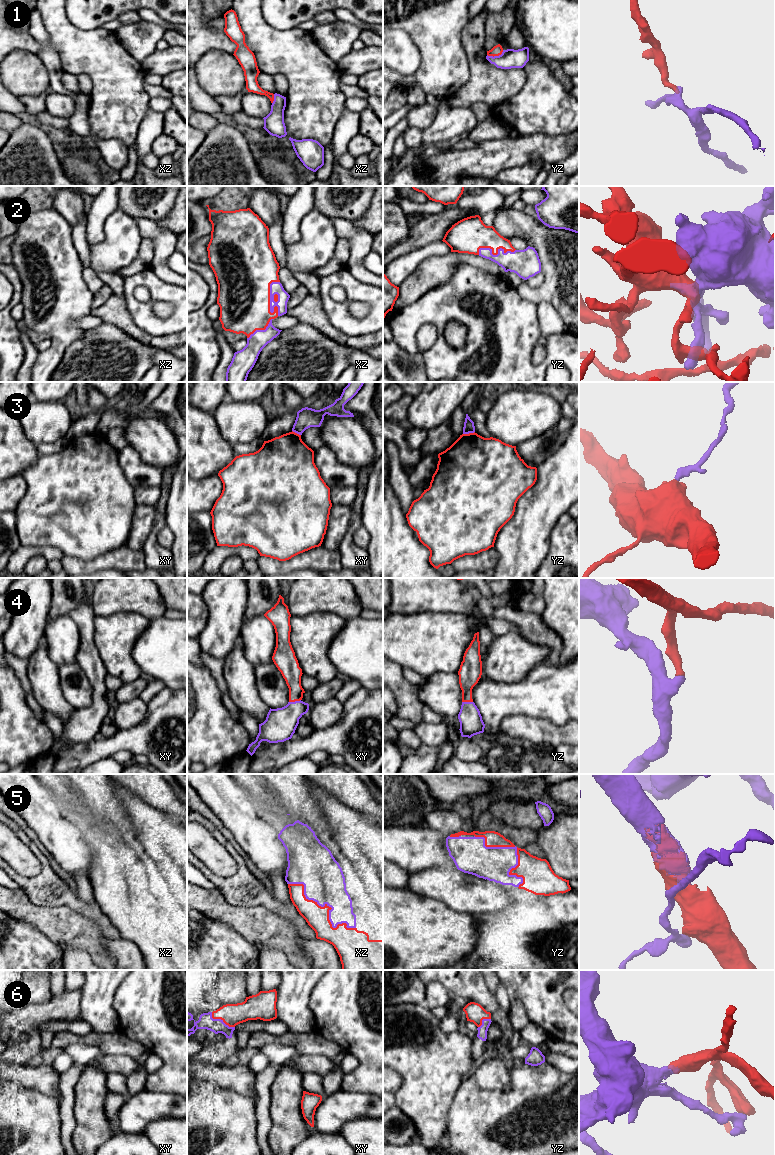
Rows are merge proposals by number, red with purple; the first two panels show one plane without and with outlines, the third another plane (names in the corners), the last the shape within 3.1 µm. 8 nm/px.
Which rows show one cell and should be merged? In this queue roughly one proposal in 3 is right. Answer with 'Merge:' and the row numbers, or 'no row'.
Merge: 2, 4, 5, 6

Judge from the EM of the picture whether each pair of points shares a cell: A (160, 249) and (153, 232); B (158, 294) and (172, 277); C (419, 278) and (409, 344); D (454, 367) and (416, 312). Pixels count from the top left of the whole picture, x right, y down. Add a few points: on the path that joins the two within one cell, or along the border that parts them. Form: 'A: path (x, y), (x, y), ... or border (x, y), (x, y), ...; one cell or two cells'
A: path (160, 245), (160, 239), (157, 236); one cell
B: border (150, 267), (163, 280), (176, 285); two cells
C: border (434, 288), (426, 291), (415, 301), (394, 313); two cells
D: path (472, 343), (472, 326), (458, 312), (440, 312); one cell

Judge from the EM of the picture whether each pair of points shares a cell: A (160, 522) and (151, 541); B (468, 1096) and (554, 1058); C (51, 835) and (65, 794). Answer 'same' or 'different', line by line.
A: same
B: different
C: different

